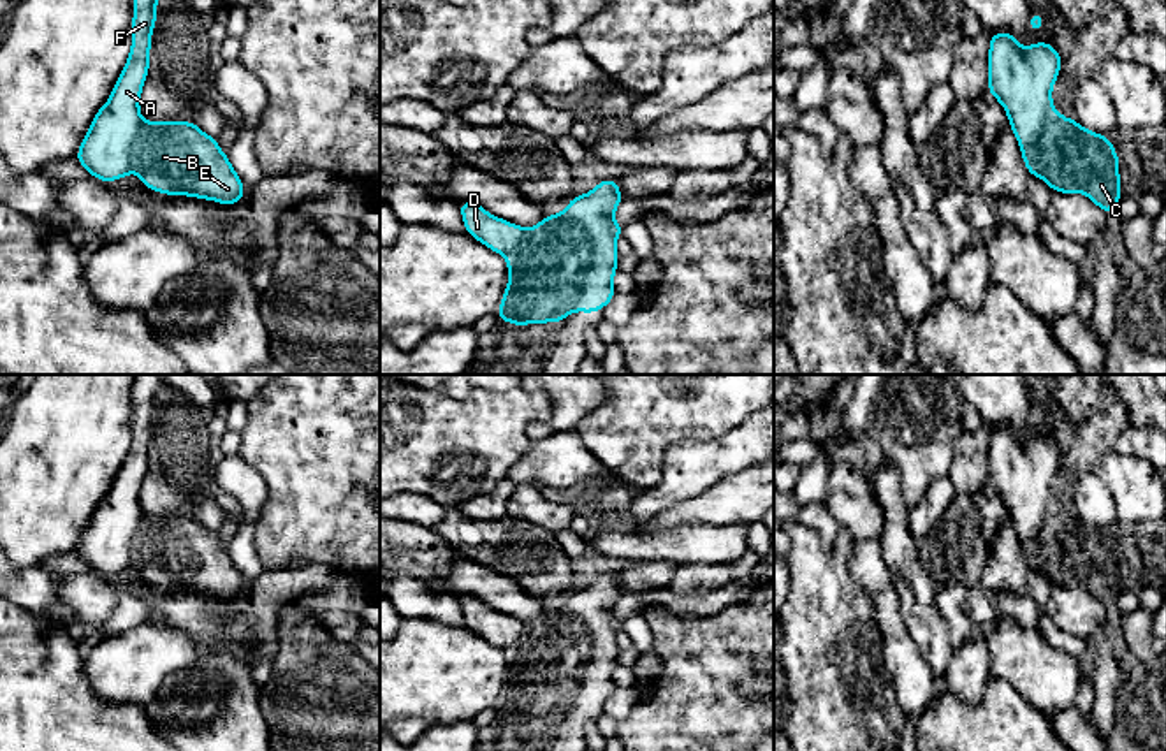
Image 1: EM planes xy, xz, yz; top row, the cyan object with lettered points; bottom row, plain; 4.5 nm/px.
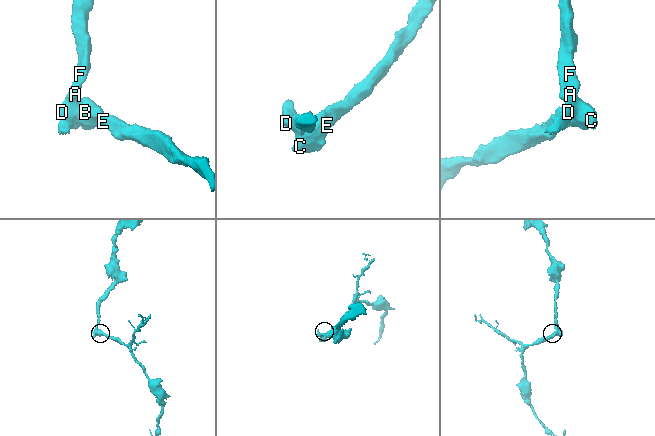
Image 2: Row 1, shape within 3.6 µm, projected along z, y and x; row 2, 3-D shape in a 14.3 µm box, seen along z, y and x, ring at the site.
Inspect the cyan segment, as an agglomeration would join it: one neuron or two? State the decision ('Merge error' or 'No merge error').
No merge error

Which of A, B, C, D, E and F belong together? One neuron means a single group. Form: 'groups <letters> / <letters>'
groups A B C D E F

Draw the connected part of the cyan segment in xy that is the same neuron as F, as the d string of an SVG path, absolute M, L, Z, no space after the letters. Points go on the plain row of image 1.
M135 375L132 441L109 494L97 505L76 554L106 577L135 566L146 582L220 598L244 591L229 550L193 515L144 515L139 503L149 464L151 427L162 375Z

